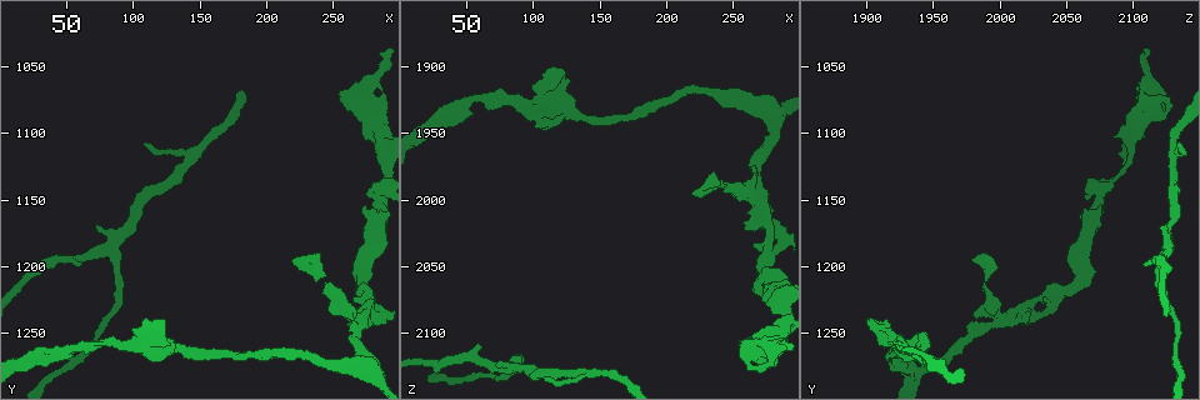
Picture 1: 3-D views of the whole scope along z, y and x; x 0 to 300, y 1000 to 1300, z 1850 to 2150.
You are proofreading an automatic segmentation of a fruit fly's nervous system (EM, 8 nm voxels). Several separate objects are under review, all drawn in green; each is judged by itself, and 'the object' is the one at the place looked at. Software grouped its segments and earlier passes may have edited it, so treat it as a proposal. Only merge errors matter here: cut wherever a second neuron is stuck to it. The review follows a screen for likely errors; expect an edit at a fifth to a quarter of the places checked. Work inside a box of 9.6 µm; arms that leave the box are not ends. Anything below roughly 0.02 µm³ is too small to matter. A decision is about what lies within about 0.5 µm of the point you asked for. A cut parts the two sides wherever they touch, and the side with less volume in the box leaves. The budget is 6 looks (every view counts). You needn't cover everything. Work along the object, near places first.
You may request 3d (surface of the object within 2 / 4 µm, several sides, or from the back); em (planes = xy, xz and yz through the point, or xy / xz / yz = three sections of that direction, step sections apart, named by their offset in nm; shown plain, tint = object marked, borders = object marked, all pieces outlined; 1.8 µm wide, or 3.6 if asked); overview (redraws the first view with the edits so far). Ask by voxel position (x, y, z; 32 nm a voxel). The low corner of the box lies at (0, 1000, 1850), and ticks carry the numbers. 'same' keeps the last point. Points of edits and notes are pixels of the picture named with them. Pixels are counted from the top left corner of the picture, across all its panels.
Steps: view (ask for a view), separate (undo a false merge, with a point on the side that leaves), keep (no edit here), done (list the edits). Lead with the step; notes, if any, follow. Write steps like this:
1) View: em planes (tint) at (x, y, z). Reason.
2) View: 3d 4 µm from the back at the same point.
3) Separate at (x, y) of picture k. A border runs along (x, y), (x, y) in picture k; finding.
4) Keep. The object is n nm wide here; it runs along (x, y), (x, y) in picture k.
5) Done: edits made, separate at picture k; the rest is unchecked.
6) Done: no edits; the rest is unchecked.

View: em planes (tint) at (274, 1240, 2002). A fork.

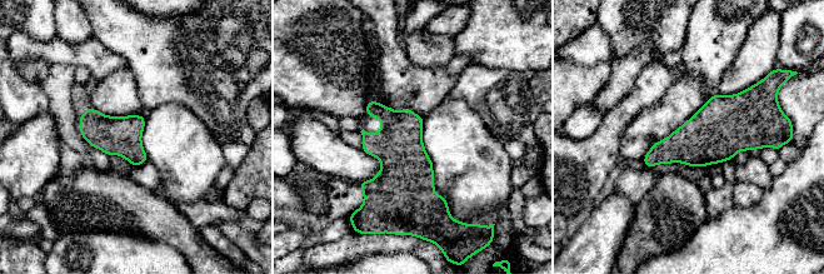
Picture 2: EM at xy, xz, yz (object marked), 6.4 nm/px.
Keep. The object is 240 nm wide here; continuous, no second neuron.

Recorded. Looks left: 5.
View: em xy step 4 (tint) at (54, 1196, 2118). A narrow waist.

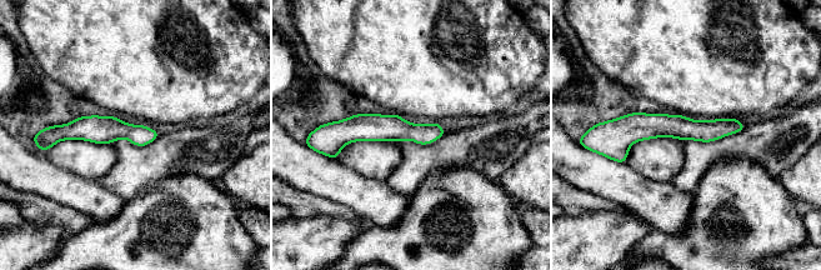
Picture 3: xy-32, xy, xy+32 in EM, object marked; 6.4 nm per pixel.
View: em planes (tint) at the same point. Cut it another way.

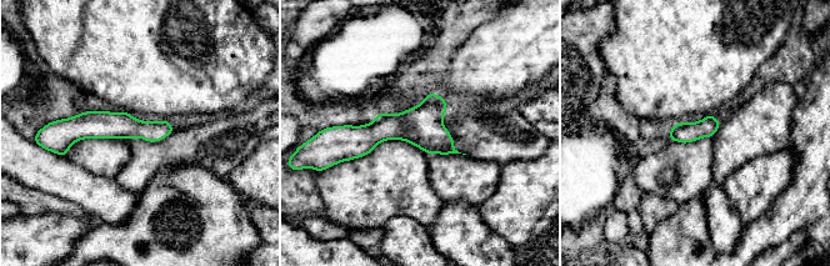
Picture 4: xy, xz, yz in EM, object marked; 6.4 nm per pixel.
Keep. The object is 140 nm wide here; it runs along (345, 140), (425, 130), (451, 150) in picture 4; all the same neuron.

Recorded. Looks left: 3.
View: em planes (tint) at (50, 1262, 1928). A fork.

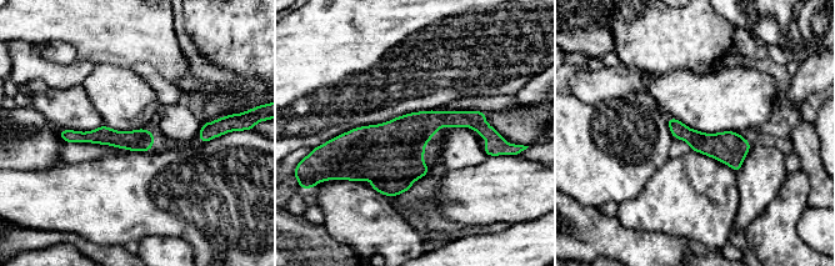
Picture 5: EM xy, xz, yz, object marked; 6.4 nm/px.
Keep. The object is 150 nm wide here; it runs along (63, 132), (71, 136), (150, 141) in picture 5; one neuron here.

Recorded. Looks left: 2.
Done: no edits; the rest is unchecked.

